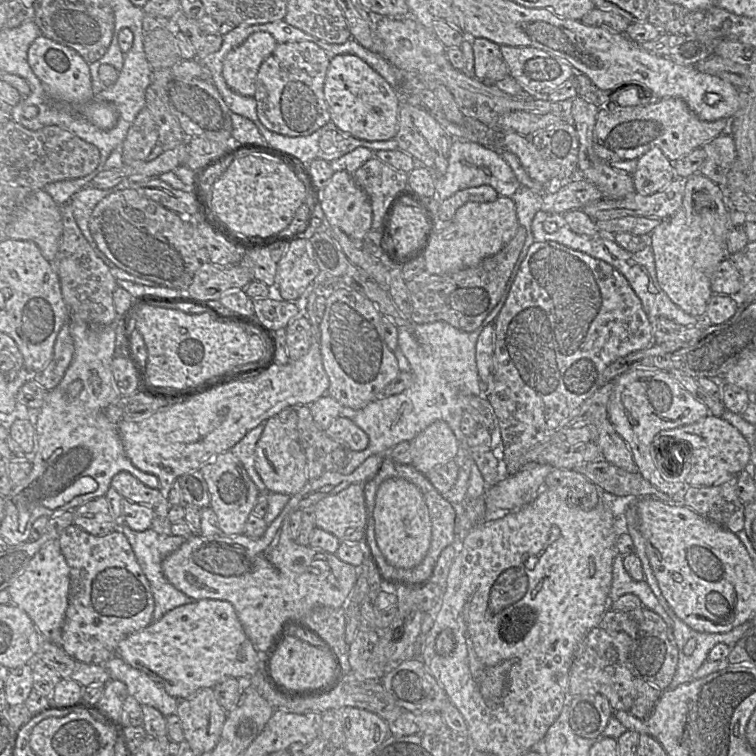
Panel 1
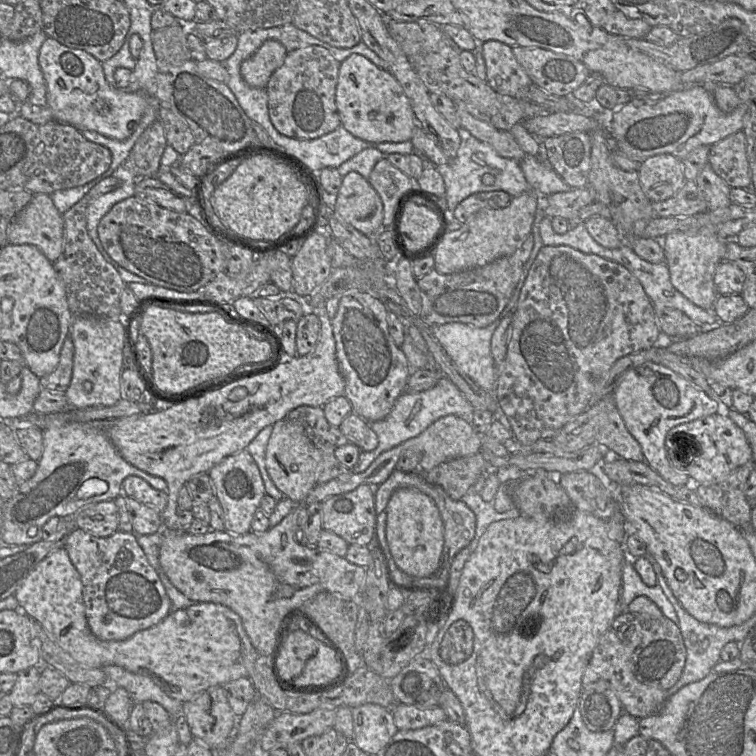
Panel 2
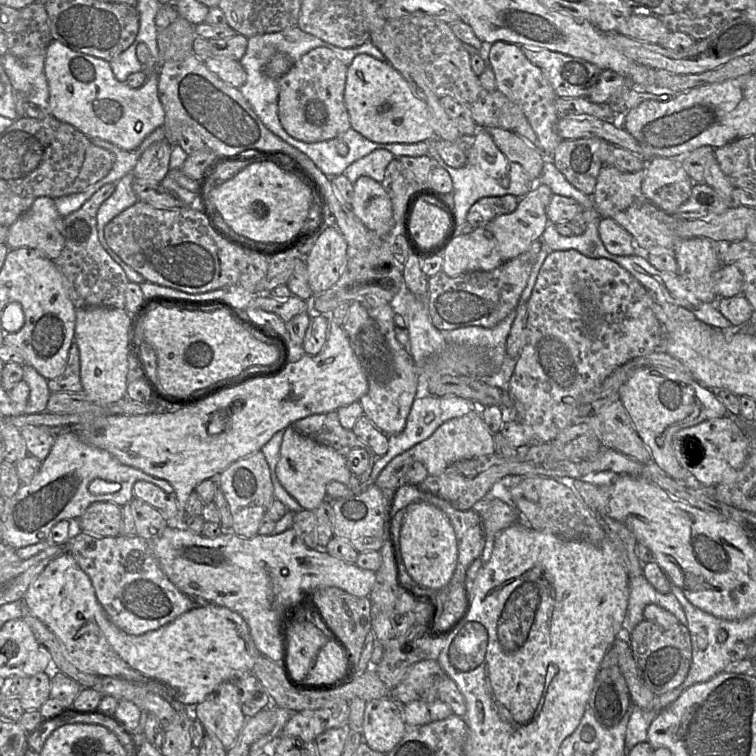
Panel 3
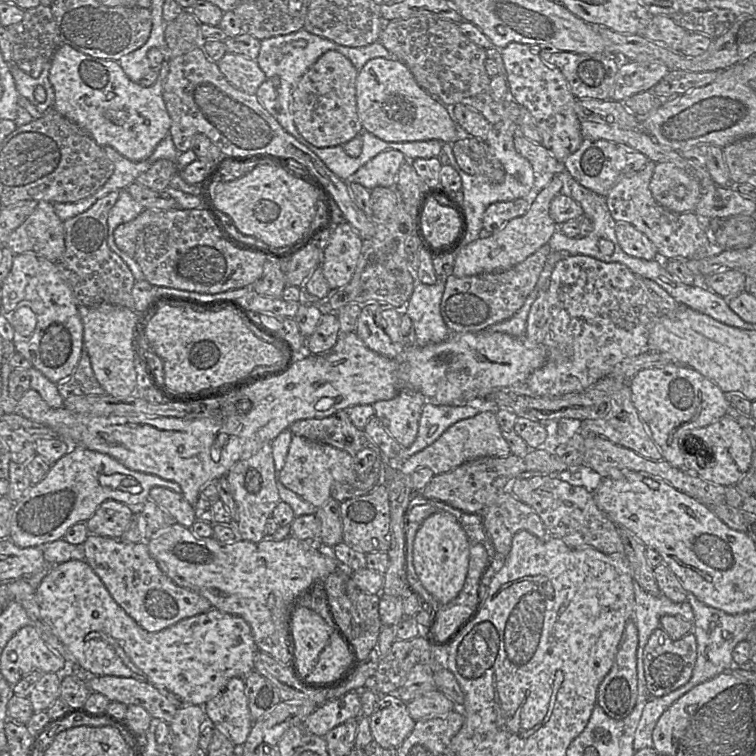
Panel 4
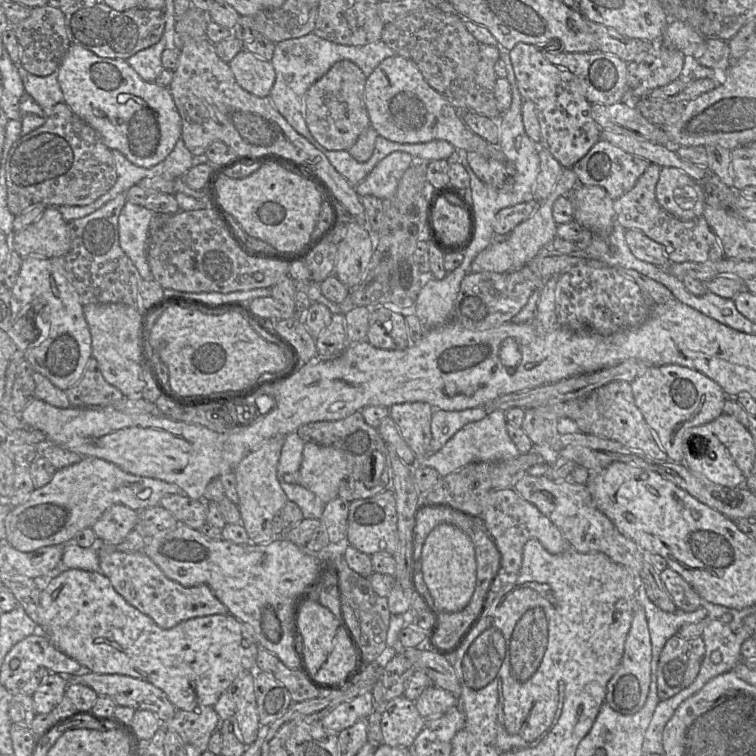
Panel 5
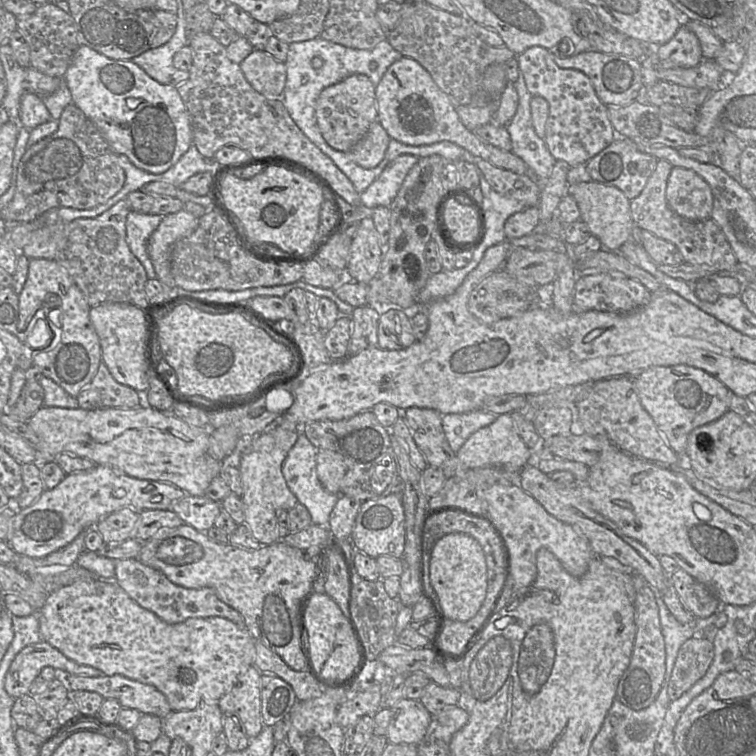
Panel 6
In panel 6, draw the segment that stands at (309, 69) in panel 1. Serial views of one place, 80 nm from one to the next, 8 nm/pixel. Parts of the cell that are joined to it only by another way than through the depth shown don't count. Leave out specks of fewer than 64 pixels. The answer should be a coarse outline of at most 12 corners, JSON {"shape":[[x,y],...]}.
{"shape":[[356,73],[322,90],[317,123],[351,151],[377,121],[375,86]]}

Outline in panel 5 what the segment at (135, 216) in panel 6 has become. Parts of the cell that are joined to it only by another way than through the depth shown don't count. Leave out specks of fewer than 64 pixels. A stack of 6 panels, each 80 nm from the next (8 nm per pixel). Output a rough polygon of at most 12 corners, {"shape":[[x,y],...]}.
{"shape":[[127,201],[120,247],[145,281],[152,211]]}

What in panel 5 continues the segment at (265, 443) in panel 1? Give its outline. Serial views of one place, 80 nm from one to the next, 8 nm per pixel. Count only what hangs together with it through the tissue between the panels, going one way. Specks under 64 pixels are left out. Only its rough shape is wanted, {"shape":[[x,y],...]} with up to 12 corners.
{"shape":[[306,442],[301,466],[283,476],[323,503],[338,497],[352,456]]}

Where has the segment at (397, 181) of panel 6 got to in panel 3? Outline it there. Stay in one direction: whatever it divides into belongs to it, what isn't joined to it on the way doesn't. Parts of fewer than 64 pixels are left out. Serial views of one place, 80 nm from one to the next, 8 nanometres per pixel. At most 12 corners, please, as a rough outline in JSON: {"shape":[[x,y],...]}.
{"shape":[[377,149],[353,162],[343,175],[352,183],[368,176],[381,183],[395,156]]}

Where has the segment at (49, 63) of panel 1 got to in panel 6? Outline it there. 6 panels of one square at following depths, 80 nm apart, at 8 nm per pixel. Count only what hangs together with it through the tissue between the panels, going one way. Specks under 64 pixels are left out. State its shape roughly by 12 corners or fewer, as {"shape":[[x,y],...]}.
{"shape":[[80,45],[72,103],[117,155],[161,174],[192,145],[186,107],[131,60]]}

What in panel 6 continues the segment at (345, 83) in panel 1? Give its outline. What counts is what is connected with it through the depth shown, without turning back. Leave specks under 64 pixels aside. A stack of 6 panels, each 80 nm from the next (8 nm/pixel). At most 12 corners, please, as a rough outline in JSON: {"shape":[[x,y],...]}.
{"shape":[[415,59],[375,86],[378,118],[408,145],[453,142],[533,178],[527,164],[480,139]]}

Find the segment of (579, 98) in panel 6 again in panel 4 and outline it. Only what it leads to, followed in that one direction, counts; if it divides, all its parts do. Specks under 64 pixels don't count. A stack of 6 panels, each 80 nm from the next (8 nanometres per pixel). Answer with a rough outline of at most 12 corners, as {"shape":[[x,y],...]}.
{"shape":[[527,44],[500,52],[511,97],[562,163],[584,140],[577,98]]}

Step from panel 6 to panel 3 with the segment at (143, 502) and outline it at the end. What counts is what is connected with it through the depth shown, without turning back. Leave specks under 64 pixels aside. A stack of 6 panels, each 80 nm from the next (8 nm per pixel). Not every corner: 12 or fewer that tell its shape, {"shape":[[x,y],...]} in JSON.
{"shape":[[76,432],[55,437],[37,476],[5,499],[2,542],[48,539],[95,502],[122,507],[136,481]]}

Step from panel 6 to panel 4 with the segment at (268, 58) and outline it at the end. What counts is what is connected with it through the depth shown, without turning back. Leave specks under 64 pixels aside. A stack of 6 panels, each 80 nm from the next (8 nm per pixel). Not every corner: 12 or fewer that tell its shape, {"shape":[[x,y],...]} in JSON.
{"shape":[[226,53],[217,66],[228,82],[255,95],[266,79],[257,62]]}

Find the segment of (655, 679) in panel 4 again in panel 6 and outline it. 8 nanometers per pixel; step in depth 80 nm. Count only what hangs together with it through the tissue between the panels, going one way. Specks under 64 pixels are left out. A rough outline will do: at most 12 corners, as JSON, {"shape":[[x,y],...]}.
{"shape":[[713,642],[681,645],[667,682],[671,702],[706,674]]}

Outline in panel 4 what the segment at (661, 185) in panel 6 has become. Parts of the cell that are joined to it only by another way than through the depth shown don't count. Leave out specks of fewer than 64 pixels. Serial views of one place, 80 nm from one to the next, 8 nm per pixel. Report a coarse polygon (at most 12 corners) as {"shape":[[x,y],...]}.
{"shape":[[655,162],[623,177],[605,202],[662,260],[720,254],[706,221],[671,212],[649,189]]}

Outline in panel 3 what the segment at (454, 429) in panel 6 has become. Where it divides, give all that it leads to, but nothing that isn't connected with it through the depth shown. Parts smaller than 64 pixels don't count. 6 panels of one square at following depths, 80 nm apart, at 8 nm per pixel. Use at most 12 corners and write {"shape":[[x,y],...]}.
{"shape":[[417,397],[405,429],[388,435],[385,455],[370,460],[374,481],[395,456],[429,438],[444,422],[480,405],[462,397]]}

